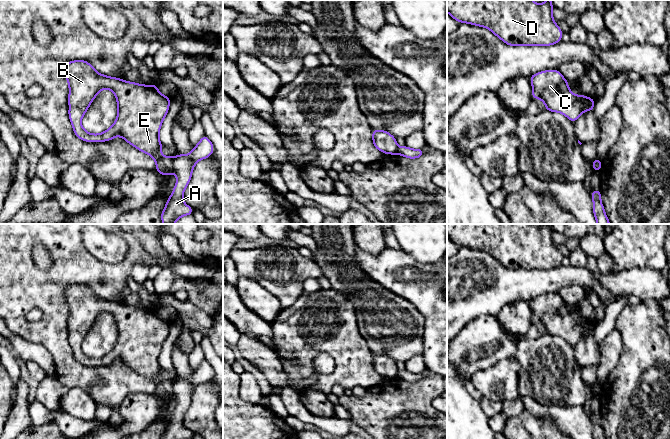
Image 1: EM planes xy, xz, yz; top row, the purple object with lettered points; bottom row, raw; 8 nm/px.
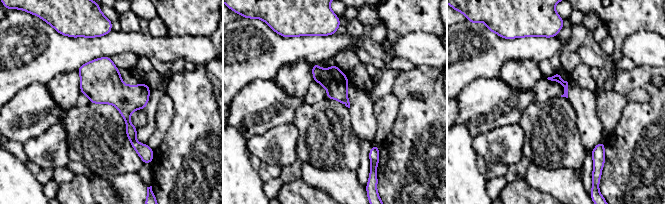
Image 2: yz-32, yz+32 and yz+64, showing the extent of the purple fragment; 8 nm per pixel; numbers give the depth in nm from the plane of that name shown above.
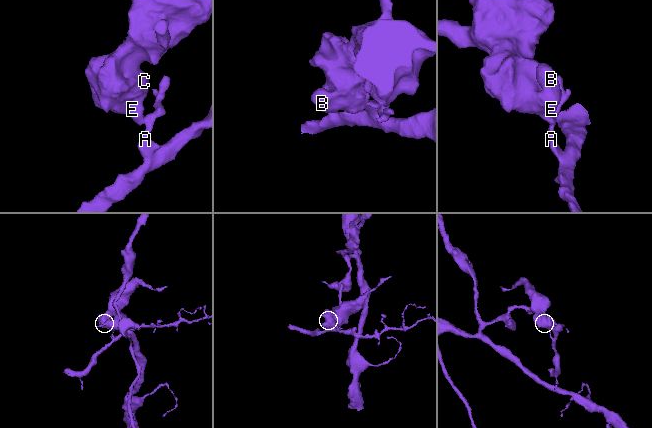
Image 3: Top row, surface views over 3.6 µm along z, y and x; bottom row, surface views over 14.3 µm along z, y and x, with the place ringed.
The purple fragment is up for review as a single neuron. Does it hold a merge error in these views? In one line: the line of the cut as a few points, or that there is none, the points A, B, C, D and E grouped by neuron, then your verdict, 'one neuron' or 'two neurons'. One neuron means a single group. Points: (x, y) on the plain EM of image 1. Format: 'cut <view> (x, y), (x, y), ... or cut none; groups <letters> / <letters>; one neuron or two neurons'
cut xy (174, 382), (172, 395); groups A / B C D E; two neurons

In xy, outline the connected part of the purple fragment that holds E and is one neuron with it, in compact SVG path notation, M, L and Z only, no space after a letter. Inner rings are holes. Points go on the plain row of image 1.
M84 284L68 285L65 288L65 301L69 309L68 339L77 362L85 366L105 366L121 360L139 375L150 379L156 386L155 394L161 399L168 400L173 396L174 382L161 379L163 369L159 364L159 355L169 335L171 322L161 318L157 308L142 309L117 301L105 300L98 297L88 285ZM102 313L110 313L115 318L118 338L114 348L109 353L99 358L91 358L83 353L81 344Z

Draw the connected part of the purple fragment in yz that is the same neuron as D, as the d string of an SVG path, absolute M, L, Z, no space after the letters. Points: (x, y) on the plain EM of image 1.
M447 224L447 236L459 247L469 247L489 253L509 270L550 270L561 265L563 255L554 246L553 228L546 224L539 229L533 224Z

